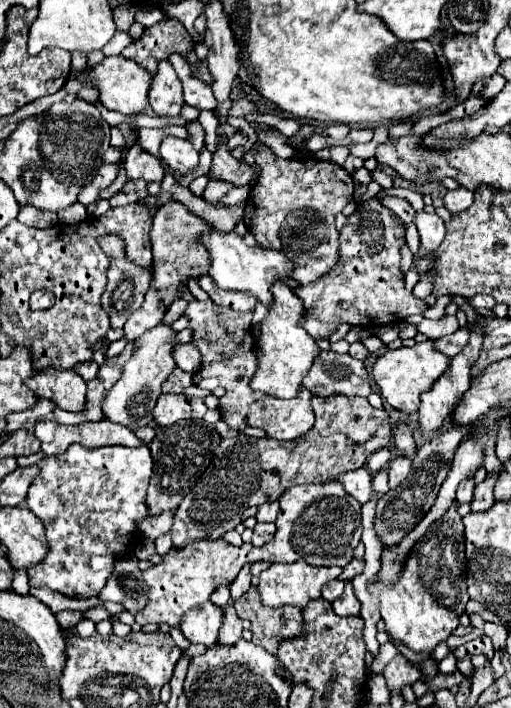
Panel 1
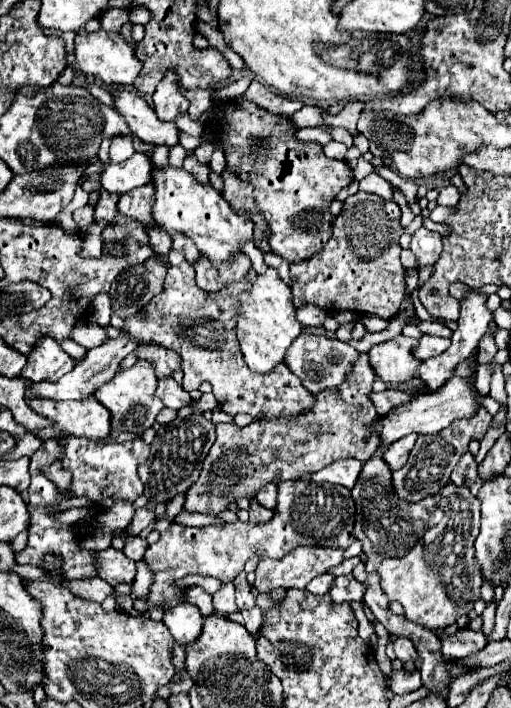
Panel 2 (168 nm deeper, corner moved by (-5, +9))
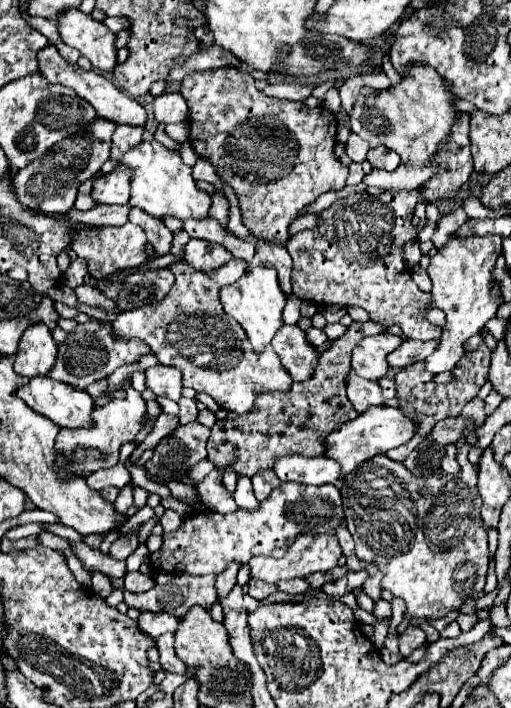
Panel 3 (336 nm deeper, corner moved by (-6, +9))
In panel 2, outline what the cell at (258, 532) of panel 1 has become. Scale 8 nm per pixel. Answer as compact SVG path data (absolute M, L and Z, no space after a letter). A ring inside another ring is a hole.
M250 500L250 522L252 524L266 524L266 520L270 520L272 516L274 516L274 512L272 510L266 510L266 508L262 508L256 500Z

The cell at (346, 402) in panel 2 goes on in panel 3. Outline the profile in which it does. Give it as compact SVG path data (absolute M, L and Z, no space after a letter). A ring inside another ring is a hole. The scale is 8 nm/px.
M373 320L353 322L341 338L331 340L331 346L321 354L319 368L315 368L315 376L311 376L311 380L293 382L287 392L267 392L259 396L249 412L239 414L233 420L217 420L207 442L209 460L215 462L215 468L223 474L223 466L233 466L239 476L251 478L257 470L271 468L273 460L285 454L321 456L323 440L329 432L333 432L339 424L357 418L357 412L345 396L351 352L361 338L381 334L381 330L387 330L387 326L375 324Z

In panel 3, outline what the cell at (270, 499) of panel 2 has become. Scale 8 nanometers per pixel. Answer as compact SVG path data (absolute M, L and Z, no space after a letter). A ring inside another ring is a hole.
M263 470L257 476L251 478L253 488L255 488L255 498L257 500L265 500L273 488L277 488L281 484L281 480L275 476L273 470Z

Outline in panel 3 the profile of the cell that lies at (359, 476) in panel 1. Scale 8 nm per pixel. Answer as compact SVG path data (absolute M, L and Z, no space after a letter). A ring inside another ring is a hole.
M279 456L273 466L281 482L299 482L299 484L339 484L339 464L331 458L317 456Z

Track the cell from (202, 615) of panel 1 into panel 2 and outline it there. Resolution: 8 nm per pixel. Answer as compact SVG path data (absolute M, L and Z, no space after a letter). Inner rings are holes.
M186 602L166 610L162 618L162 622L168 626L172 636L176 638L176 642L182 646L194 642L200 636L202 620L206 620L206 616L202 616L202 612L194 608L194 604L186 604Z

